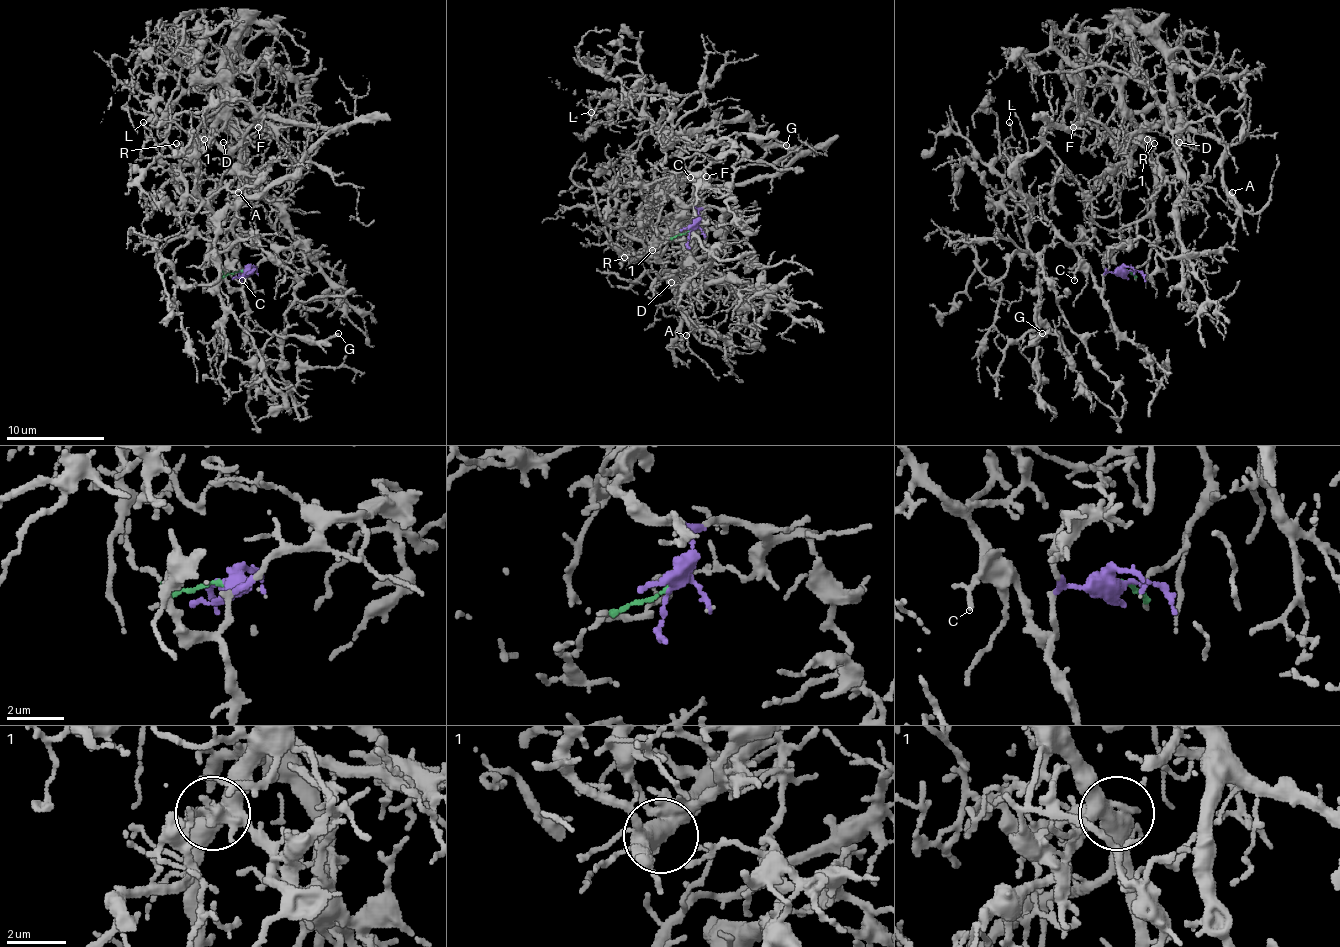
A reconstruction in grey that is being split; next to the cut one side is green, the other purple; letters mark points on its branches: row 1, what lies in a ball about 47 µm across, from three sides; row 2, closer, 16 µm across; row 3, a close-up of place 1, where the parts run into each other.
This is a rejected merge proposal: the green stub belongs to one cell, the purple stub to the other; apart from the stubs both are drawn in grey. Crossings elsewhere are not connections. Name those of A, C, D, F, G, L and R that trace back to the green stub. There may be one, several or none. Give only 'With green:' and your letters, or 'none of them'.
With green: A, D, R

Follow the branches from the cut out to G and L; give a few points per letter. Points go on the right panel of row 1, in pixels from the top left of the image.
G: (1126, 271), (1109, 271), (1102, 288), (1035, 204), (1038, 313), (1070, 362), (1055, 335), (1030, 335), (1043, 333)
L: (1126, 271), (1109, 271), (1102, 288), (1052, 222), (1008, 190), (993, 165), (1008, 123)

